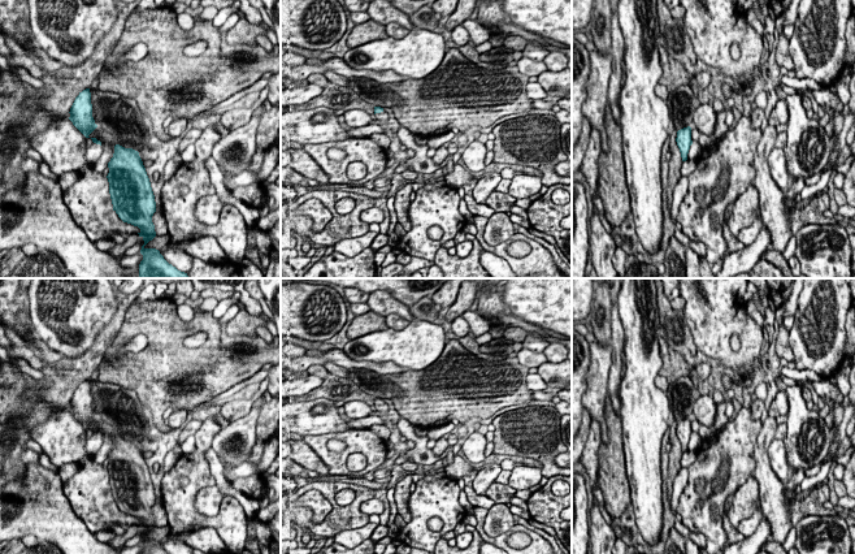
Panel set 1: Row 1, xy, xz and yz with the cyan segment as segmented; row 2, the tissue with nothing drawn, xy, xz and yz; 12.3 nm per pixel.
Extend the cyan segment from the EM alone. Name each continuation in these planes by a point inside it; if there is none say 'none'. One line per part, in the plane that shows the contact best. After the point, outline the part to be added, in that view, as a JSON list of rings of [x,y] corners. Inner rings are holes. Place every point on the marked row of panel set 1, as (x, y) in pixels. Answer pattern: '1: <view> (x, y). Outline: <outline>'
1: xz (382, 117). Outline: [[[383,111],[381,113],[376,113],[373,117],[374,117],[376,122],[385,124],[385,122],[387,122],[387,120],[389,120],[390,116],[389,116],[389,113],[386,113]]]

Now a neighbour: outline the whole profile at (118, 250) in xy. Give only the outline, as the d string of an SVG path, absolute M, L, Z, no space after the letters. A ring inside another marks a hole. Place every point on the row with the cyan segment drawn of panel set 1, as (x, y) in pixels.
M133 233L126 237L126 241L123 243L117 243L114 247L112 247L109 251L107 251L110 256L118 259L121 257L125 251L134 246L140 239L138 233Z

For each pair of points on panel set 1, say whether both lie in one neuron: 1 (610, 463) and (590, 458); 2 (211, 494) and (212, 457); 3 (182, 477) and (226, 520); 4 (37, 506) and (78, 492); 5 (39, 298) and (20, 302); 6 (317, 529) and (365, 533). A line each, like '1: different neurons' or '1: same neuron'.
1: different neurons
2: different neurons
3: same neuron
4: different neurons
5: different neurons
6: different neurons

